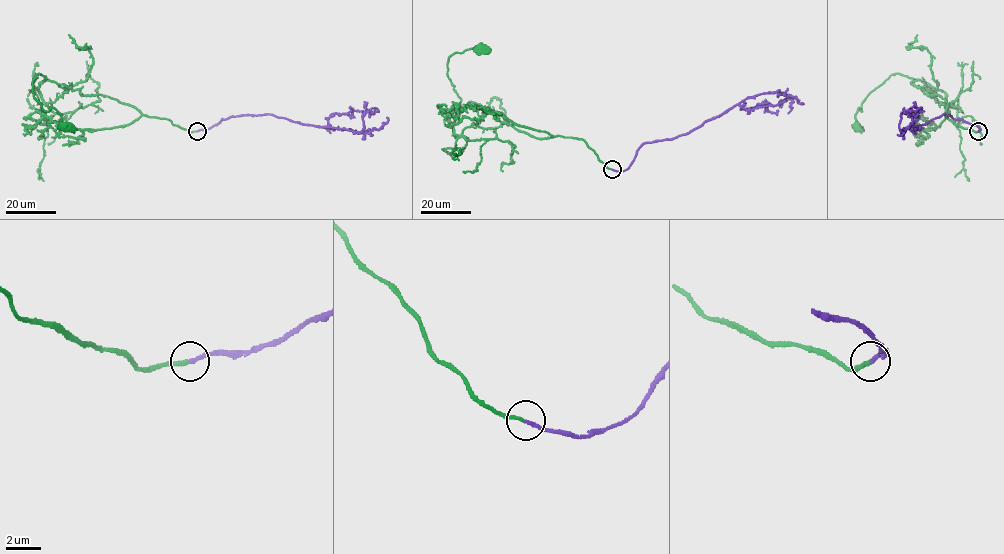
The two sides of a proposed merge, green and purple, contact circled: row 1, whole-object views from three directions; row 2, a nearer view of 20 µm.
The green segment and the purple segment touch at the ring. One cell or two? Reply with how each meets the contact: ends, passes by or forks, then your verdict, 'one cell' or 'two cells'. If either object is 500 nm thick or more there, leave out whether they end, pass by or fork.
green ends there; purple ends there; one cell

